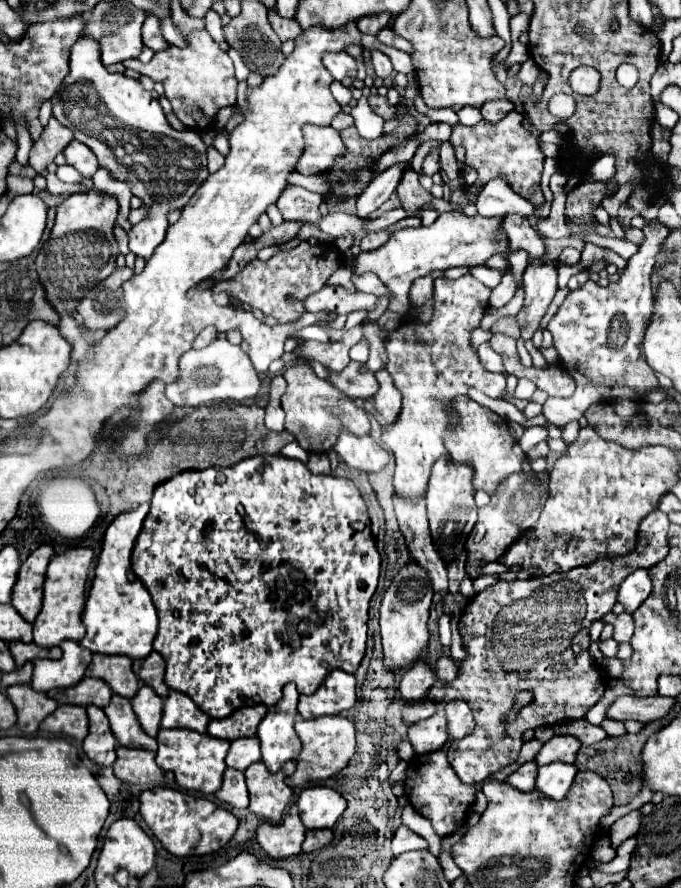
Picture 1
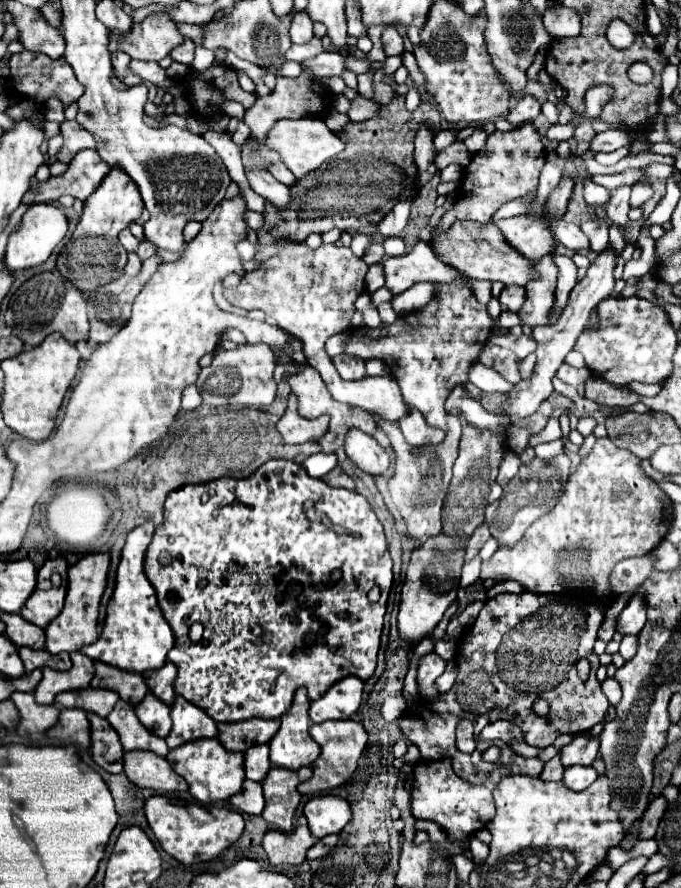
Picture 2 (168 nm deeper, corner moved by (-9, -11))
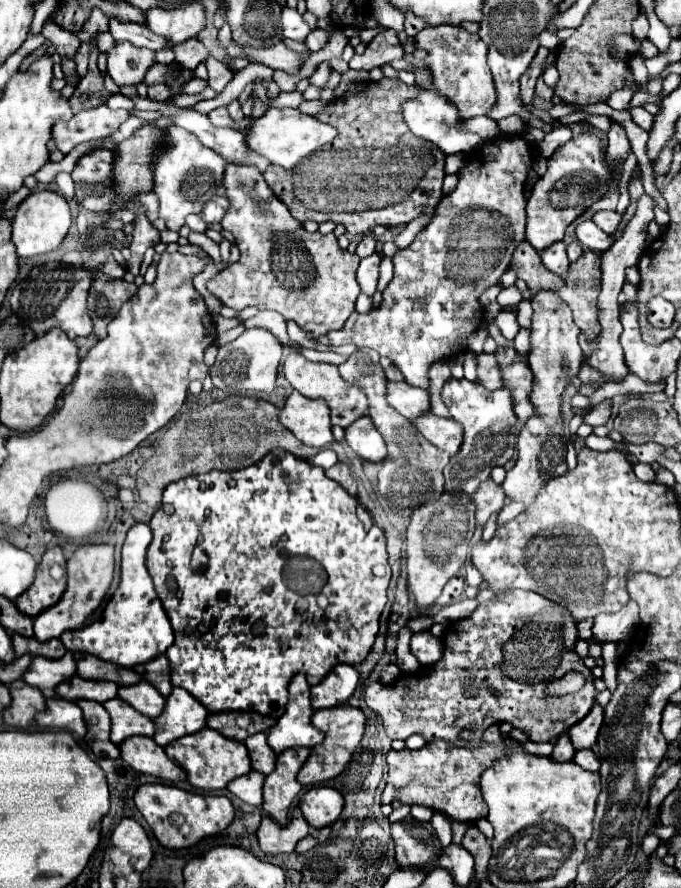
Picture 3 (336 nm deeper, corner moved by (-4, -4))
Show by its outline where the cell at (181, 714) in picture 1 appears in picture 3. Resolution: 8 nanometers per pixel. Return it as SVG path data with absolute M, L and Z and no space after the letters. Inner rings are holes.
M174 688L172 694L166 698L164 712L154 720L154 740L160 746L168 746L176 738L200 732L206 726L206 720L208 710L198 704L198 700L184 688Z

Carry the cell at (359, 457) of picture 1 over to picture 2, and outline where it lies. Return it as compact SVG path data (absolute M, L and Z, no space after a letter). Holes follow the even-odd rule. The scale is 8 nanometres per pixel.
M359 429L347 431L345 437L345 453L347 457L365 473L381 475L389 469L389 453L367 433Z

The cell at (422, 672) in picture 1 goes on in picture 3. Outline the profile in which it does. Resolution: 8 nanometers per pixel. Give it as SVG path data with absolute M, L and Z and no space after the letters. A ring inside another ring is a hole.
M428 630L412 634L410 648L412 648L412 654L418 658L418 662L422 666L430 666L430 664L438 662L440 656L442 656L442 644L440 644L440 640L434 638Z

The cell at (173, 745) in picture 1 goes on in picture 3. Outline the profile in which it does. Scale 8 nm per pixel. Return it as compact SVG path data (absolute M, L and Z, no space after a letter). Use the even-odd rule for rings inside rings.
M204 728L194 736L174 740L166 746L166 754L170 756L170 760L176 760L186 770L188 782L200 790L222 790L230 780L252 770L248 748L244 746L244 742L224 738L220 732L214 732L212 728Z

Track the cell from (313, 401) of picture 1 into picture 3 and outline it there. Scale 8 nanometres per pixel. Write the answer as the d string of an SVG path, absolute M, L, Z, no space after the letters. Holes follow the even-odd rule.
M292 352L284 360L284 376L300 394L304 394L308 398L324 398L332 410L332 424L340 424L346 428L356 418L366 414L366 408L368 408L366 394L360 388L356 388L354 384L344 382L338 372L338 366L334 366L334 364L326 364L326 362L314 364L310 360L306 360L300 352Z

